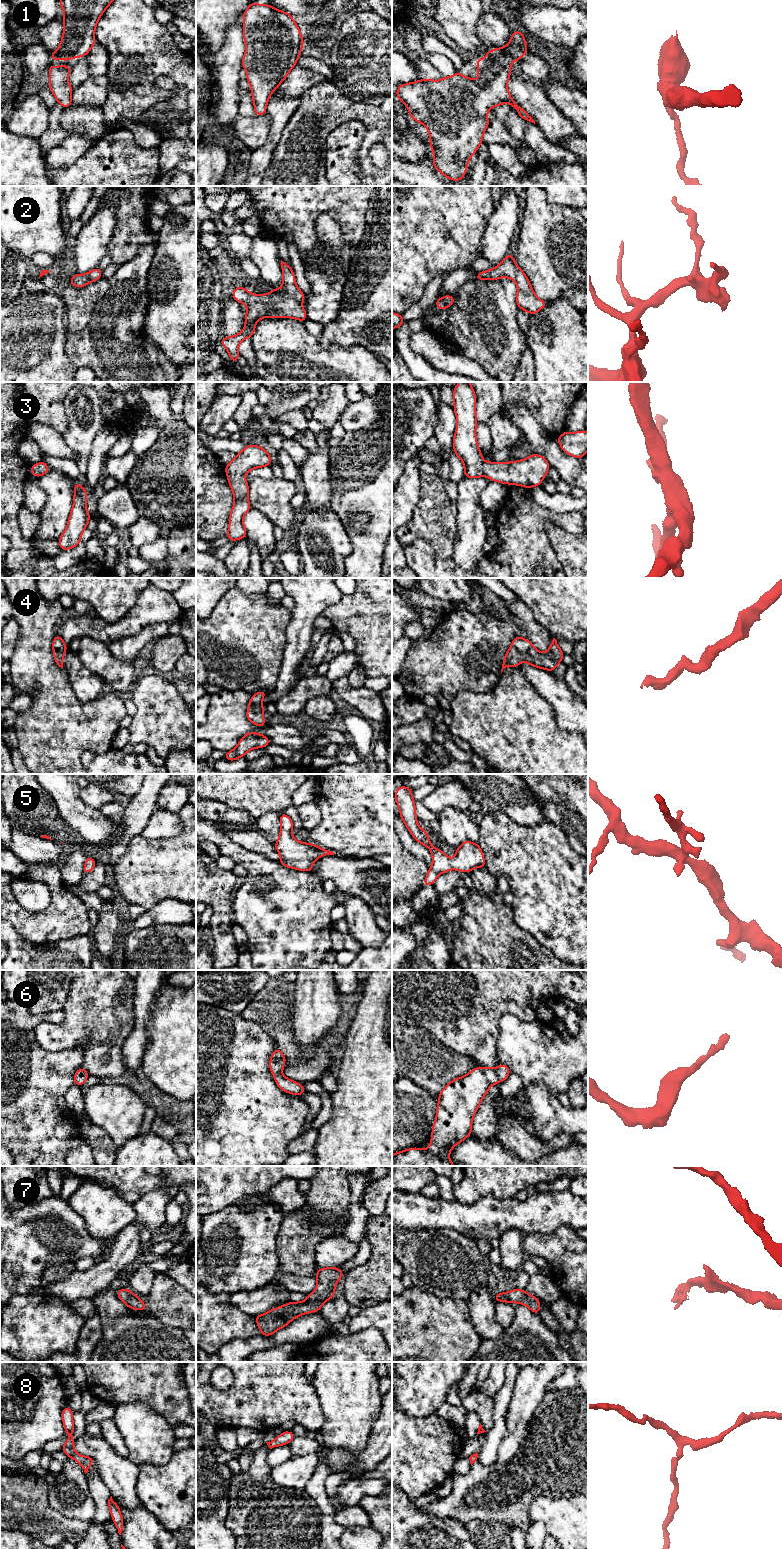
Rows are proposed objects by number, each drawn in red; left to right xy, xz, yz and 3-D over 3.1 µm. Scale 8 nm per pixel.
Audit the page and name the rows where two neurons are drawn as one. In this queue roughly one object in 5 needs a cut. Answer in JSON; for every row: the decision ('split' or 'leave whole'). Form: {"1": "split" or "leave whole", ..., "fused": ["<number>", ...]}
{"1": "leave whole", "2": "leave whole", "3": "leave whole", "4": "leave whole", "5": "leave whole", "6": "leave whole", "7": "leave whole", "8": "leave whole", "fused": []}

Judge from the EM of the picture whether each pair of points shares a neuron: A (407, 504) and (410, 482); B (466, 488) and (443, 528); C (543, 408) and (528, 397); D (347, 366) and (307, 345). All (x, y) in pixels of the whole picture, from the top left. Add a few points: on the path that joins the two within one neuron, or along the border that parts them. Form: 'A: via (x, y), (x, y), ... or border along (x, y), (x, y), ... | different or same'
A: via (407, 499), (408, 487) | same
B: border along (456, 503), (457, 528) | different
C: via (541, 404), (532, 397) | same
D: via (337, 366), (327, 365), (317, 355) | same

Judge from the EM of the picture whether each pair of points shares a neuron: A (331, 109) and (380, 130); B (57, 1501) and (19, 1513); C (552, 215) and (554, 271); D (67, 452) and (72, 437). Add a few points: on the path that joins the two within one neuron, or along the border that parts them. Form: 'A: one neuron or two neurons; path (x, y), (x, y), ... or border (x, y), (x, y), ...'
A: one neuron; path (343, 109), (361, 111), (368, 118)
B: two neurons; border (48, 1486), (48, 1504), (68, 1518)
C: one neuron; path (553, 229), (553, 238), (557, 246), (557, 257)
D: two neurons; border (62, 435), (77, 454), (76, 462)

